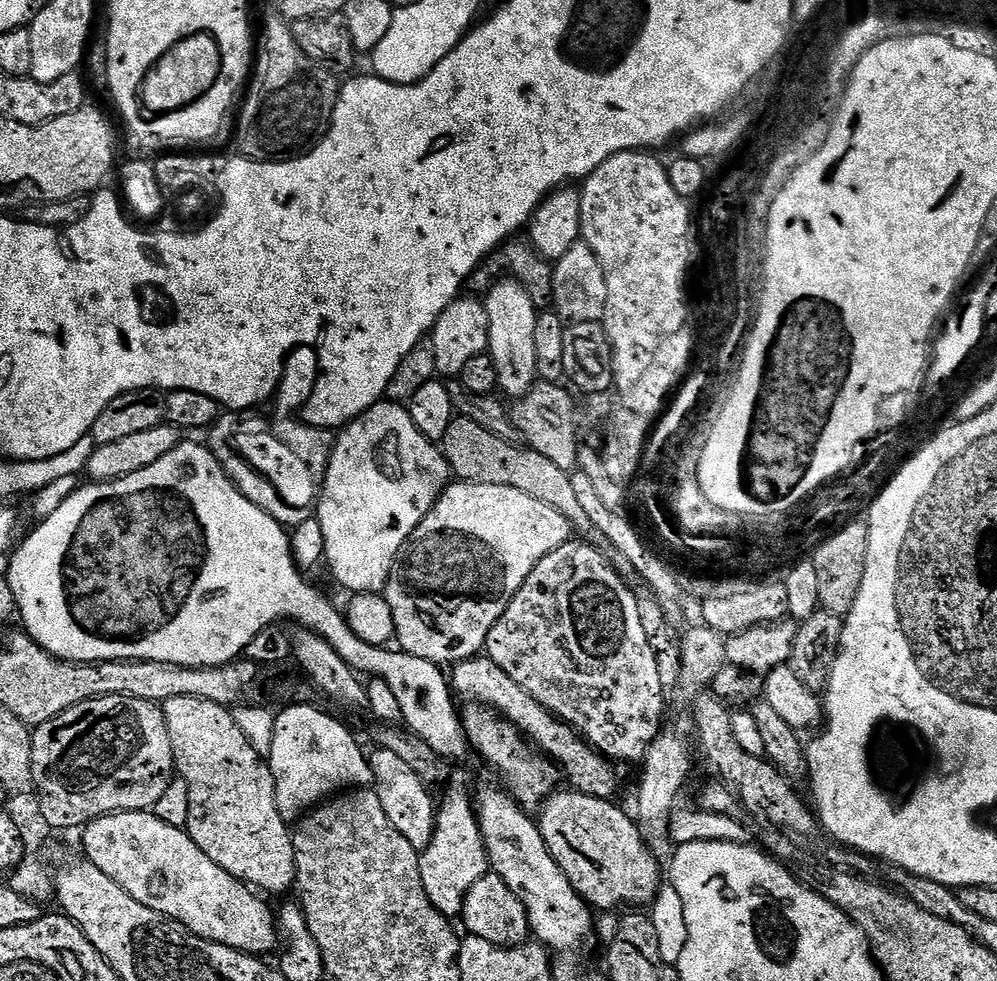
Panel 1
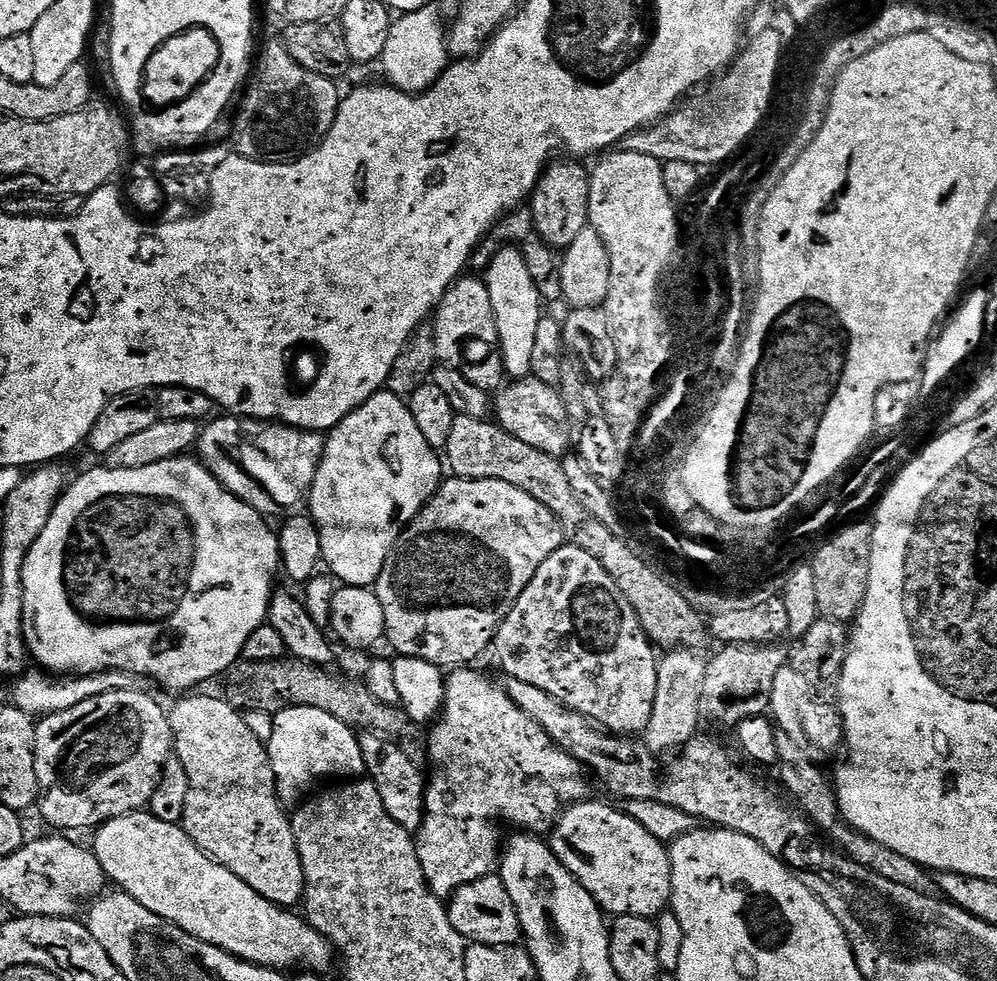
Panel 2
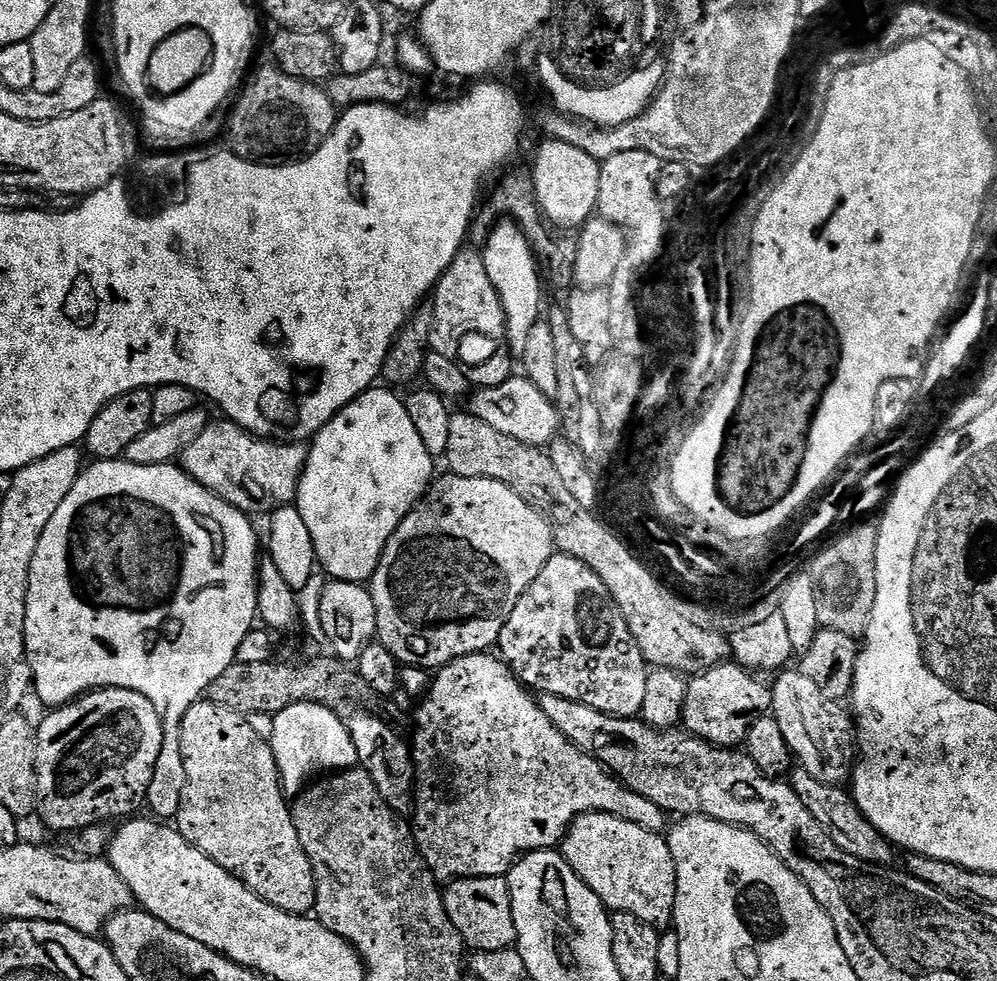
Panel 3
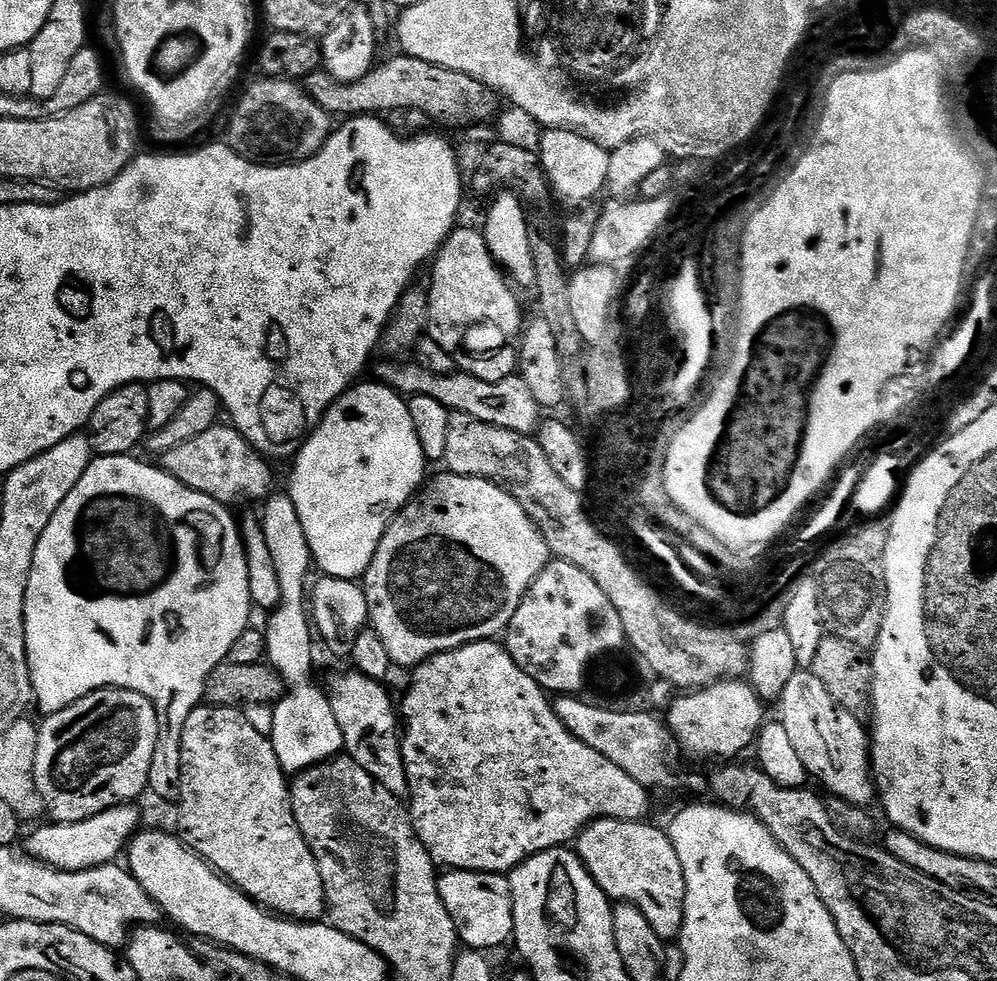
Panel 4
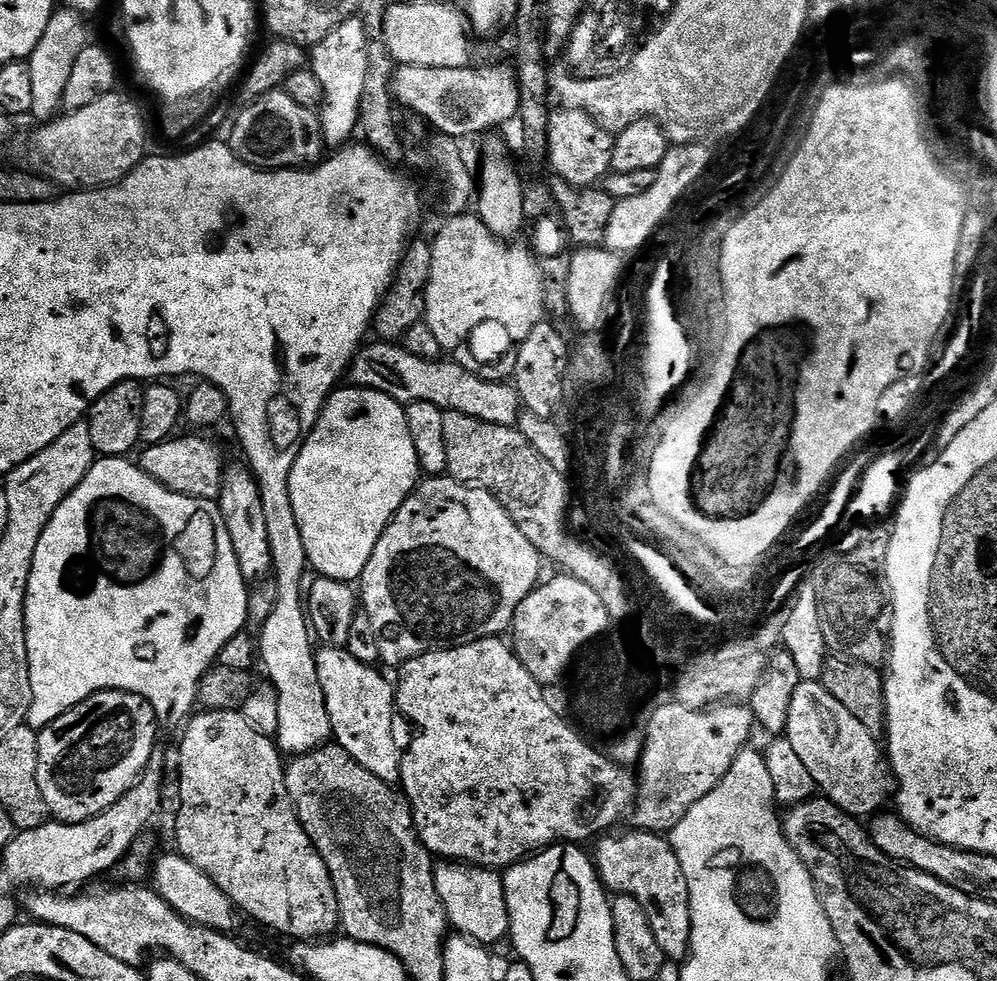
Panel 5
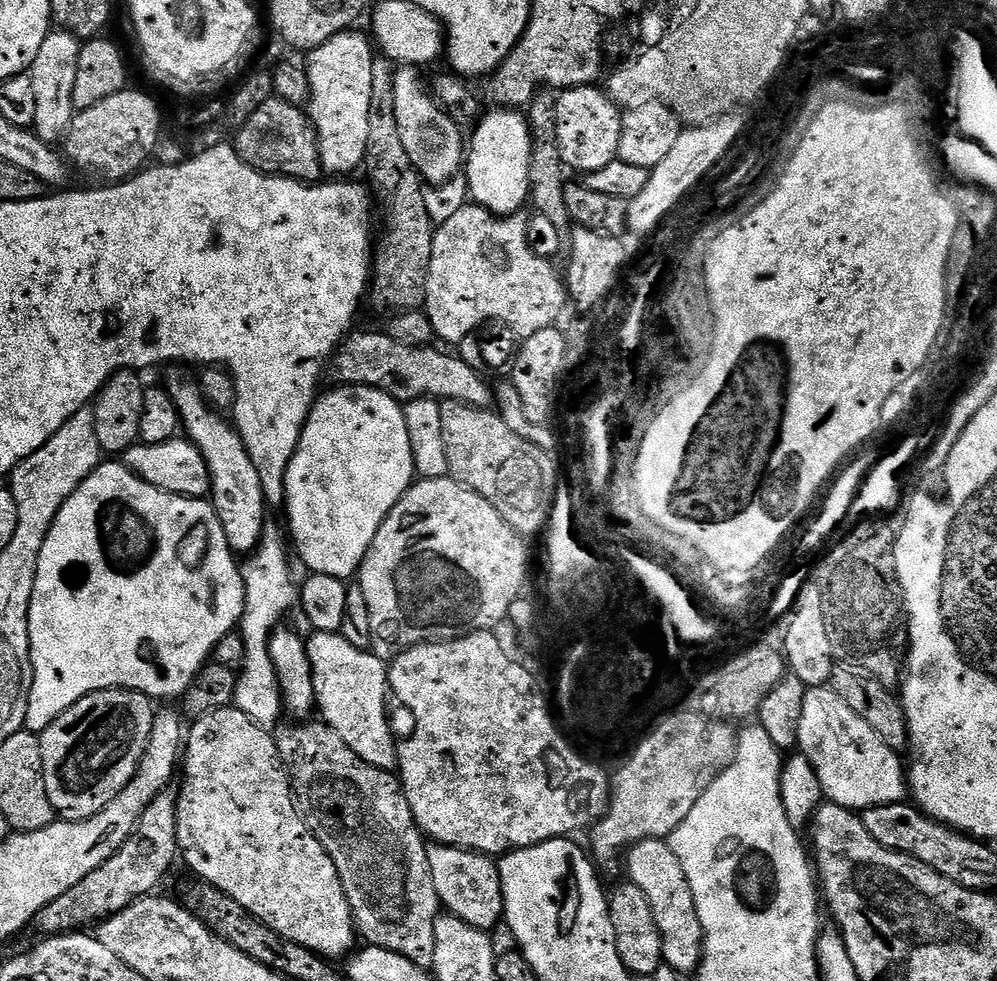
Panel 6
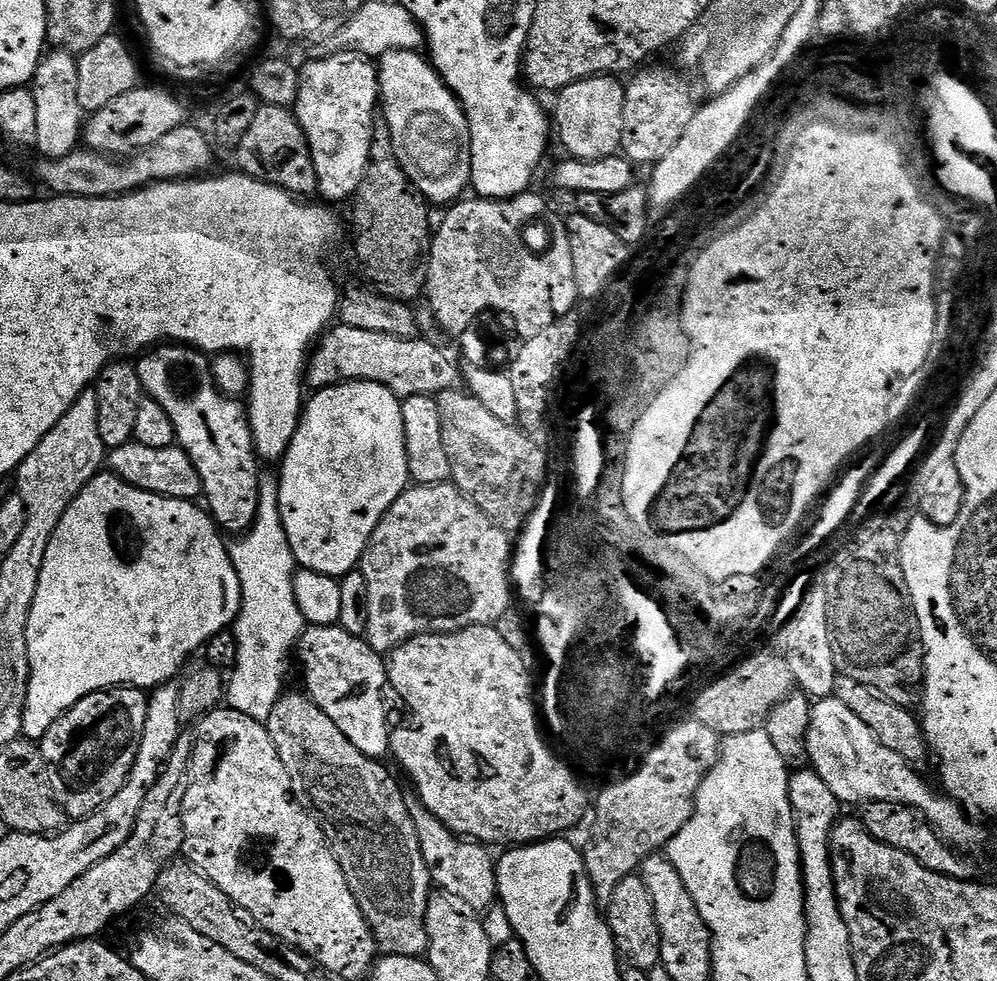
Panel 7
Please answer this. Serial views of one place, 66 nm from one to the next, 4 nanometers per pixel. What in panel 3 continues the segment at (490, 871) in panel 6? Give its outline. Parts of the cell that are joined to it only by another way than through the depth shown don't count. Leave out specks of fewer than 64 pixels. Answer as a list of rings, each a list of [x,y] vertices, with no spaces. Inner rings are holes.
[[[505,877],[455,879],[443,889],[443,894],[446,914],[450,914],[450,922],[454,922],[454,926],[460,931],[460,937],[469,949],[489,952],[515,945],[514,910]]]

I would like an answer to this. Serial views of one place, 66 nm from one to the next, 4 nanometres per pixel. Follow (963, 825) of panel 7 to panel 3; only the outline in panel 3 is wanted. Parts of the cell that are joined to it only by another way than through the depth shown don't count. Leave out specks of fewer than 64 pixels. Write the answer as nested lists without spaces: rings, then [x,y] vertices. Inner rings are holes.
[[[784,670],[775,677],[771,715],[782,729],[782,738],[801,768],[810,770],[818,782],[844,786],[854,771],[854,720],[824,697],[825,689],[798,670]]]

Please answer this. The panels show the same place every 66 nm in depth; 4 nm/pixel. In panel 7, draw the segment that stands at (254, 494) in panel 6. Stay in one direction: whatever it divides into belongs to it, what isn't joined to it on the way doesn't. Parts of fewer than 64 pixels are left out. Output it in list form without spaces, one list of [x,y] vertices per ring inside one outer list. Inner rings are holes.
[[[165,343],[135,361],[147,399],[158,402],[174,422],[176,444],[194,462],[204,487],[207,511],[225,533],[243,534],[252,527],[260,501],[261,461],[252,441],[247,407],[220,392],[212,377],[210,360],[198,348]]]

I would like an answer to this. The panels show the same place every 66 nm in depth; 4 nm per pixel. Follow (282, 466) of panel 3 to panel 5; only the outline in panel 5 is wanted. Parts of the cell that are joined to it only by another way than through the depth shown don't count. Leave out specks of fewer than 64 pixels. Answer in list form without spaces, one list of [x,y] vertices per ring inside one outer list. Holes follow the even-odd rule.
[[[194,434],[198,436],[184,436],[173,438],[171,440],[164,440],[161,444],[149,444],[139,453],[138,463],[142,471],[150,474],[150,478],[154,478],[162,486],[166,486],[171,492],[177,492],[183,496],[190,498],[198,498],[199,500],[216,500],[220,495],[220,487],[224,481],[224,474],[226,471],[226,463],[220,457],[220,452],[208,440],[203,440],[203,435]]]

